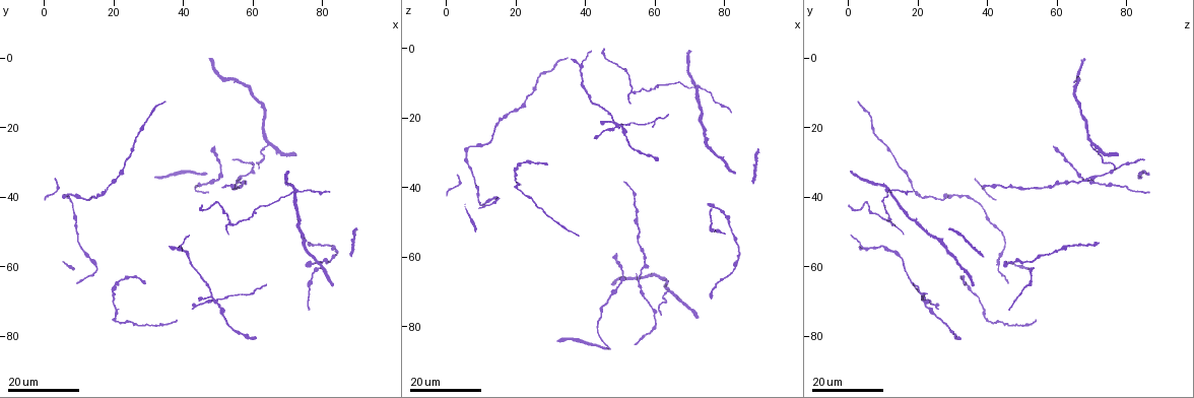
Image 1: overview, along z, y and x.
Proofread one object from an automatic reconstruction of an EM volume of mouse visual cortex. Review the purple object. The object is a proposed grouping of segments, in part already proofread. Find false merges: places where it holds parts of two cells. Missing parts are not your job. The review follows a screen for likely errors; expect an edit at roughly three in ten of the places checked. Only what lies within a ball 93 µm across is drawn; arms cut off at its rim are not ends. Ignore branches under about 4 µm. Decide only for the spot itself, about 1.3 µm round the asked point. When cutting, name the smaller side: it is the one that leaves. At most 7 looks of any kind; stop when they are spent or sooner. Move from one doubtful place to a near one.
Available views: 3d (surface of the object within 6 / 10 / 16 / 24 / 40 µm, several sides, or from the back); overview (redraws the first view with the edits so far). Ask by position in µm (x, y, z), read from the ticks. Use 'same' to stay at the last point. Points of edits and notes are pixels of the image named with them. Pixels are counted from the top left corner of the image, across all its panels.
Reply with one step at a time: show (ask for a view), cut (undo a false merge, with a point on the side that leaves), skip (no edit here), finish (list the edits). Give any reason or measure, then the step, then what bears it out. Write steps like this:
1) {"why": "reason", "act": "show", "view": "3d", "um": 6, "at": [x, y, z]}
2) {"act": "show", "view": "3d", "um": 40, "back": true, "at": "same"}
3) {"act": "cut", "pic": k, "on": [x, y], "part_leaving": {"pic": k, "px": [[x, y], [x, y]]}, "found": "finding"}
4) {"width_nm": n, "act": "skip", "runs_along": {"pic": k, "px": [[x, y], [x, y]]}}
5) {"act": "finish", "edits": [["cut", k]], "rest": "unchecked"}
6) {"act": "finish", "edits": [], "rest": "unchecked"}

{"why": "four-way junction", "act": "show", "view": "3d", "um": 16, "at": [38.0, 55.0, 5.0]}

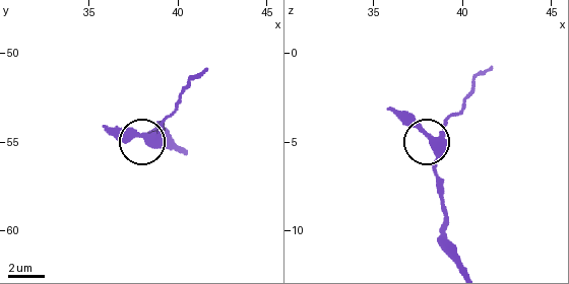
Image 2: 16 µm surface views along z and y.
{"why": "zoom in", "act": "show", "view": "3d", "um": 10, "at": [38.2, 54.6, 4.9]}

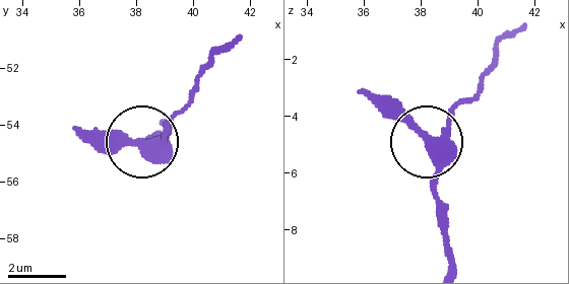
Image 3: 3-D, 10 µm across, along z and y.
{"arms": 4, "act": "skip", "found": "continuous, no second cell"}

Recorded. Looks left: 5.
{"why": "three arms meet", "act": "show", "view": "3d", "um": 24, "at": [65.0, 25.0, 70.5]}

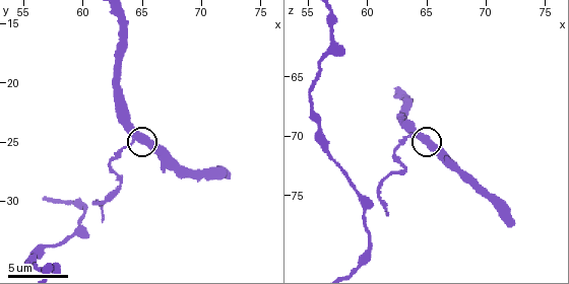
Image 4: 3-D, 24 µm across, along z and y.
{"act": "show", "view": "3d", "um": 6, "at": [64.4, 24.4, 70.0]}

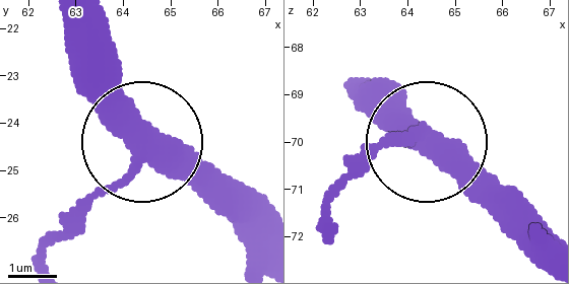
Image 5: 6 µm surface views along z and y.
{"side_arm_um": 13, "act": "cut", "pic": 5, "on": [83, 207], "part_leaving": {"pic": 5, "px": [[135, 160], [50, 240], [42, 265]]}, "found": "a second cell is stuck on"}

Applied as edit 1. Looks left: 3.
{"why": "thin arm on a thick one", "act": "show", "view": "3d", "um": 24, "at": [49.0, 70.0, 22.0]}

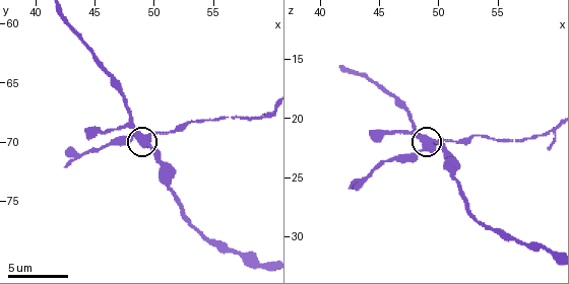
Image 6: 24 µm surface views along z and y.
{"why": "closer look", "act": "show", "view": "3d", "um": 10, "at": "same"}

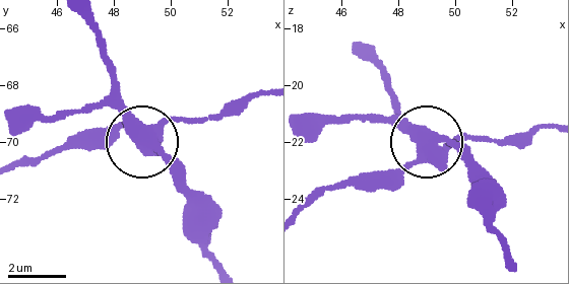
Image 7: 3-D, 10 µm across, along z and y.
{"act": "cut", "pic": 7, "on": [108, 137], "part_leaving": {"pic": 7, "px": [[148, 135], [175, 120], [241, 111], [262, 93]]}, "found": "a second cell is stuck on"}

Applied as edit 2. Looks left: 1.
{"act": "finish", "edits": [["cut", 5], ["cut", 7]], "rest": "unchecked"}

